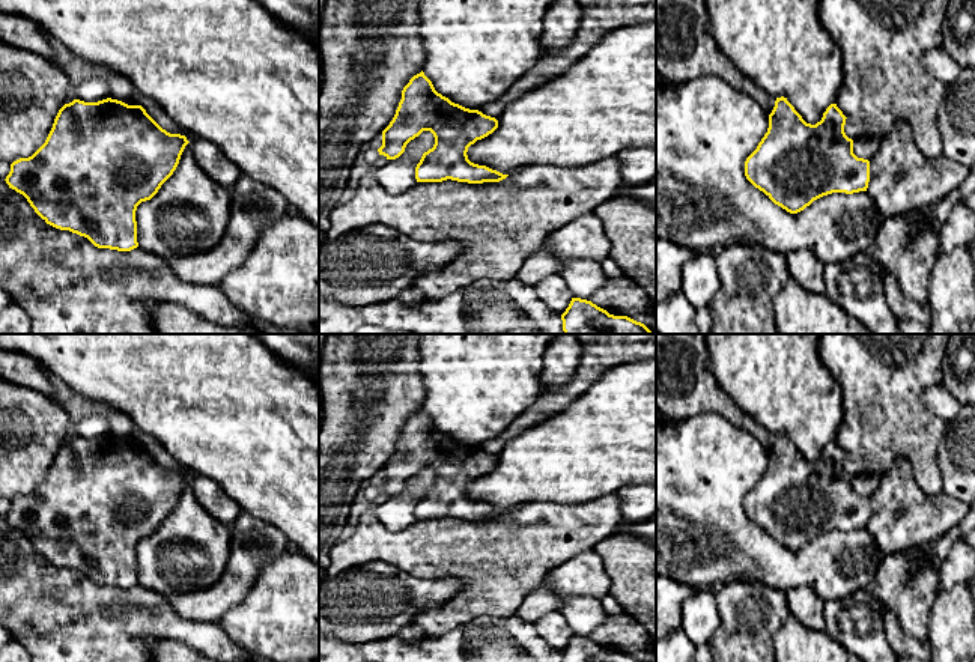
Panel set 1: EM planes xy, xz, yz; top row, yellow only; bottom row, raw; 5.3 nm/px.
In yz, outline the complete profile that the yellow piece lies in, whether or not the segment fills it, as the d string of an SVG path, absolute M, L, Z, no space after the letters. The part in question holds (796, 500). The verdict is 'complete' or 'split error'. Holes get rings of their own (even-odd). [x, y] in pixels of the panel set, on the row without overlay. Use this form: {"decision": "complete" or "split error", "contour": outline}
{"decision": "complete", "contour": "M776 435L769 451L767 469L745 498L746 516L790 551L797 551L814 537L832 530L867 528L870 498L853 490L853 477L844 469L846 456L837 441L831 441L822 457L811 462L787 435Z"}

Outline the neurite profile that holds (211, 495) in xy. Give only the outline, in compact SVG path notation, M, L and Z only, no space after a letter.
M193 475L190 484L199 504L223 525L230 527L242 512L239 504L208 477Z

